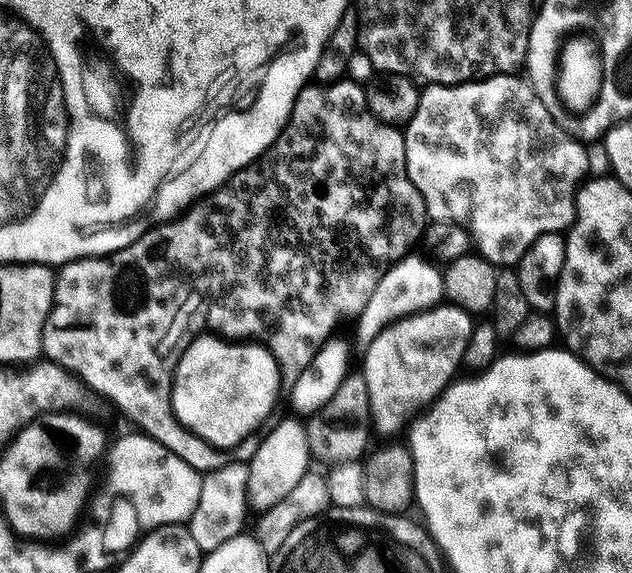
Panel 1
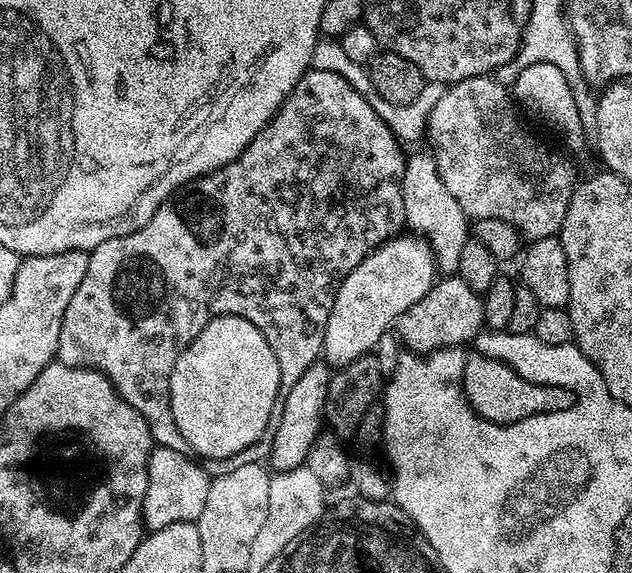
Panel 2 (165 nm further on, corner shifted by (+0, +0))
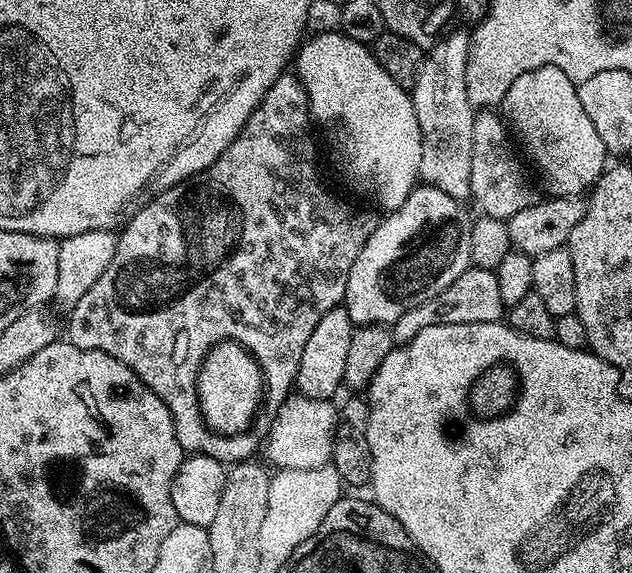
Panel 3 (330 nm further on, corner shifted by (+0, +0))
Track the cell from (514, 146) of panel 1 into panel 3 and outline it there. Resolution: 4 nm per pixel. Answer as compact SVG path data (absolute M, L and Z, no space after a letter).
M484 110L474 122L474 142L472 143L472 184L471 199L476 200L479 211L486 216L493 216L507 222L518 210L526 210L526 206L535 204L538 193L532 189L528 176L524 173L524 164L516 157L517 149L512 149L509 129L505 121L495 111Z

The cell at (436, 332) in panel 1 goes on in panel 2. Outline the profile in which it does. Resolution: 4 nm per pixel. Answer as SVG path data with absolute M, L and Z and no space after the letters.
M455 274L437 279L432 288L398 321L400 340L412 354L437 352L440 348L454 348L467 344L469 340L485 331L484 302L481 293L470 290L466 282Z

